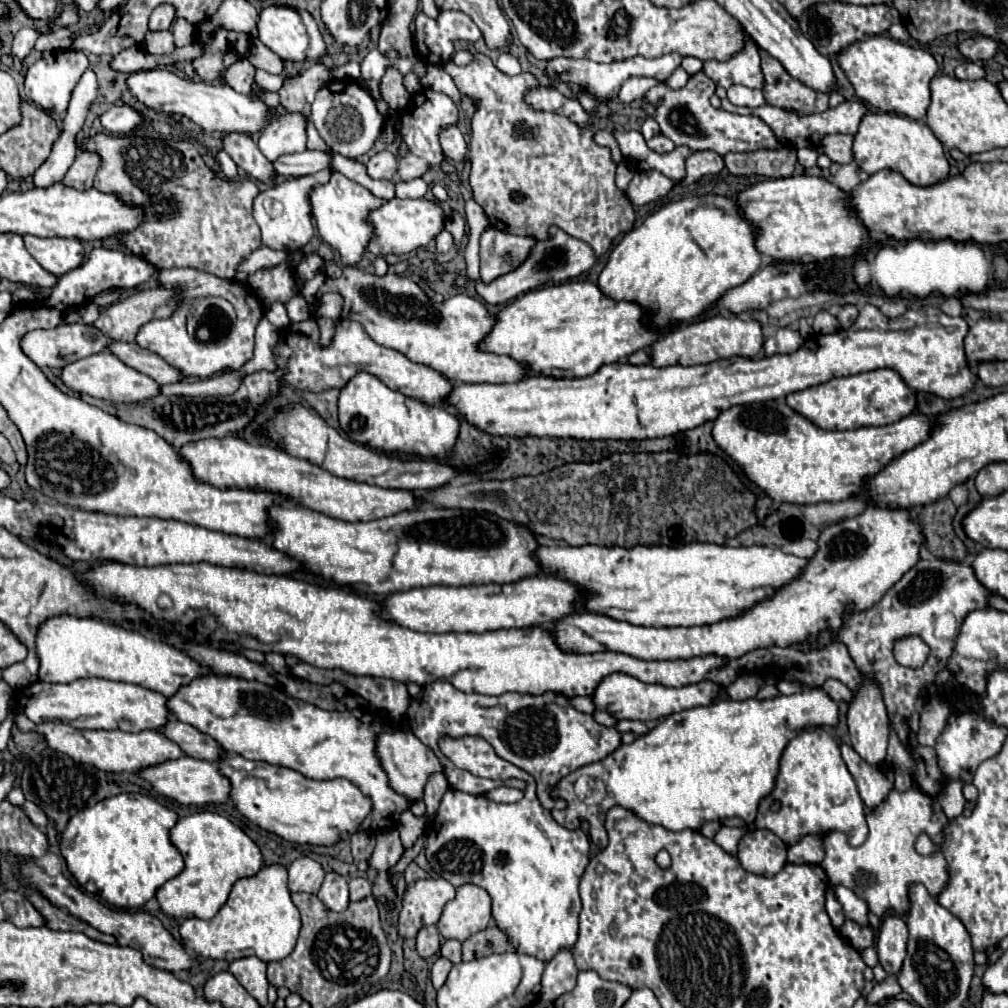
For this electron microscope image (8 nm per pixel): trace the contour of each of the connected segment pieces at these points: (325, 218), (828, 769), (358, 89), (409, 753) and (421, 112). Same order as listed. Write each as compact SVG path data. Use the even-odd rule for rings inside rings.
M332 172L330 180L326 184L318 184L308 194L312 216L316 220L316 228L320 238L330 244L336 252L340 252L340 258L344 264L358 264L362 260L362 254L366 250L366 244L372 238L372 226L366 222L366 216L370 210L376 210L382 206L382 200L376 198L370 190L360 186L354 180L348 180L340 172Z
M806 726L796 738L788 742L780 758L774 790L760 800L754 826L774 832L786 846L794 844L804 834L828 834L832 830L846 832L852 846L860 846L866 840L868 828L864 802L858 794L852 774L840 756L838 744L822 728ZM774 800L782 802L778 812L770 810Z
M332 80L324 84L312 102L312 122L322 140L338 154L346 158L358 158L366 154L380 136L384 116L378 112L374 98L366 88L354 80Z
M398 730L398 732L378 734L376 752L378 752L378 760L382 764L382 770L386 772L388 780L390 780L390 788L394 788L394 792L406 796L410 802L422 798L424 784L432 772L442 772L442 766L440 766L438 758L434 756L434 752L430 748L426 748L426 744L422 744L412 732L406 734L406 732Z
M420 88L412 98L406 110L400 116L402 120L402 140L406 144L406 156L400 158L398 178L400 180L412 180L422 176L428 168L440 166L444 160L444 152L438 142L438 132L442 126L456 124L458 120L458 106L442 92L434 92L432 88Z

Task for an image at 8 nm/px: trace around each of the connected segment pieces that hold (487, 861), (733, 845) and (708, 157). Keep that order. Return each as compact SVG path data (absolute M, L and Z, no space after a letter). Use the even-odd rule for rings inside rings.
M476 736L464 738L442 738L440 750L448 756L458 768L470 770L478 777L487 777L493 780L505 781L510 778L521 779L528 784L524 790L524 798L516 804L498 804L488 800L486 796L472 796L458 790L448 790L436 816L426 826L426 860L432 870L448 880L452 886L462 884L476 884L488 892L492 898L492 918L496 926L506 932L510 944L524 954L530 954L542 962L548 962L560 948L572 948L578 940L578 916L580 916L580 894L578 882L584 874L584 868L590 860L590 840L582 830L568 830L560 826L550 810L544 810L536 796L536 782L528 772L498 758L494 748Z
M722 826L718 830L718 834L714 836L714 842L722 850L730 852L730 856L736 856L736 848L738 848L738 842L744 836L744 832L746 832L746 828L726 828L726 826Z
M710 150L692 152L686 160L686 176L684 176L684 180L680 180L676 184L688 186L706 174L718 174L722 168L724 168L724 160L720 154L710 152Z

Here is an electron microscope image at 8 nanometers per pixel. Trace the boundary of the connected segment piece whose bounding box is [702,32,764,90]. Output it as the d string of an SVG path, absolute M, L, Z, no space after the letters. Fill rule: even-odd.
M744 32L744 46L730 56L726 62L706 60L702 72L714 80L716 86L730 88L734 84L742 84L748 88L764 88L764 76L760 68L760 48L754 40Z

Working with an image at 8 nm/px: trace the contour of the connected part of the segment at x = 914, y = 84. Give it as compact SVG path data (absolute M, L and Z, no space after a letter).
M872 36L848 44L836 54L836 60L862 102L882 112L906 114L914 120L922 120L926 116L926 108L930 104L930 80L938 72L938 64L932 54L888 36Z

